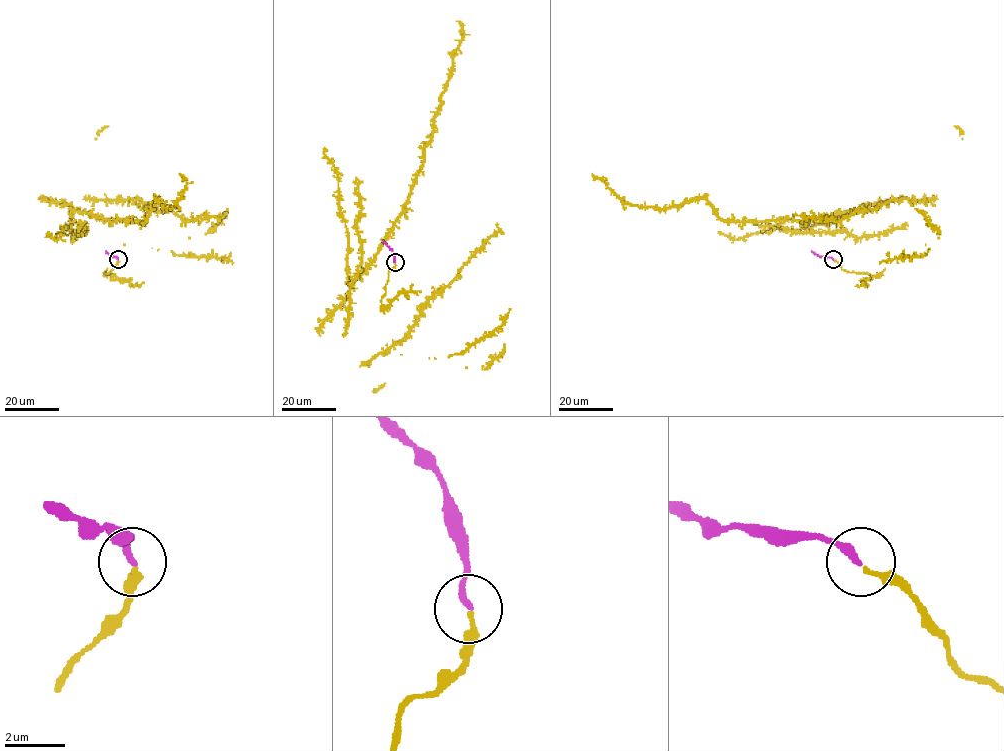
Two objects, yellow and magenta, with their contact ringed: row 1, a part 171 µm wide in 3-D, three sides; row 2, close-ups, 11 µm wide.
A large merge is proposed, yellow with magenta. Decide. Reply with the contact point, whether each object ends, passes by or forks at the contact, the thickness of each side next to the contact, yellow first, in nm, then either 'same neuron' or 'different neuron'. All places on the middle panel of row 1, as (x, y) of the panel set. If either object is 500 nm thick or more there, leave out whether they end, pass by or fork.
(395, 262) | yellow ends | magenta ends | 240/240 nm | same neuron

